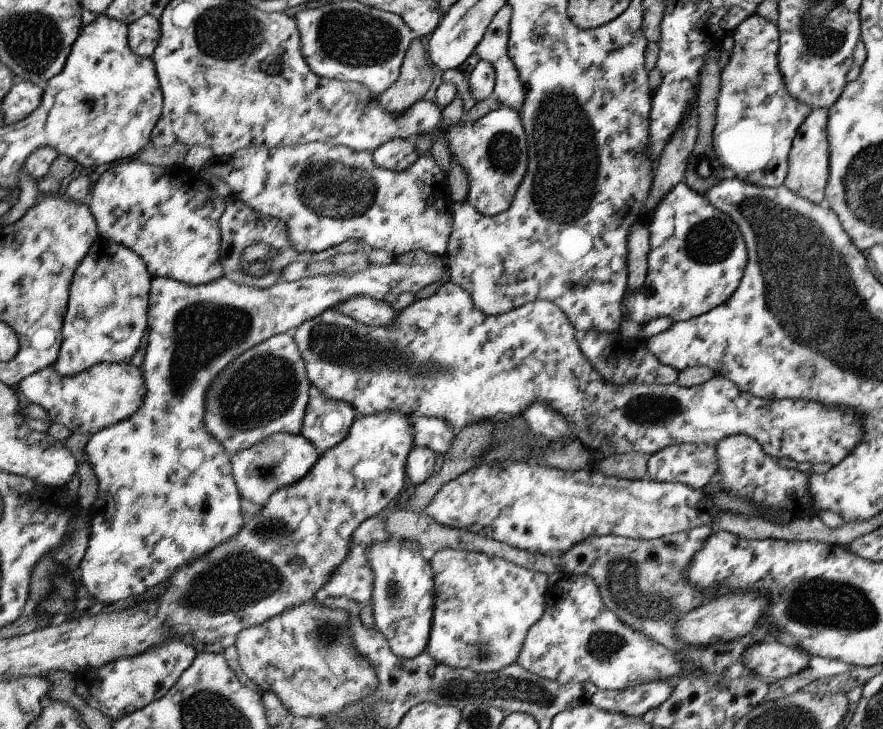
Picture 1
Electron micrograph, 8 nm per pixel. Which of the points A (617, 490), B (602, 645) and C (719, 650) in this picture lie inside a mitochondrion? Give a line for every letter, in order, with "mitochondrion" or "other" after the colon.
A: other
B: mitochondrion
C: other

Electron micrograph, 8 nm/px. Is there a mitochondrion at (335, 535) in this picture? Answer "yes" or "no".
no

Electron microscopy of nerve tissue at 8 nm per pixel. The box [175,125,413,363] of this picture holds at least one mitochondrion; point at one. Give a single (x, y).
(340, 192)

